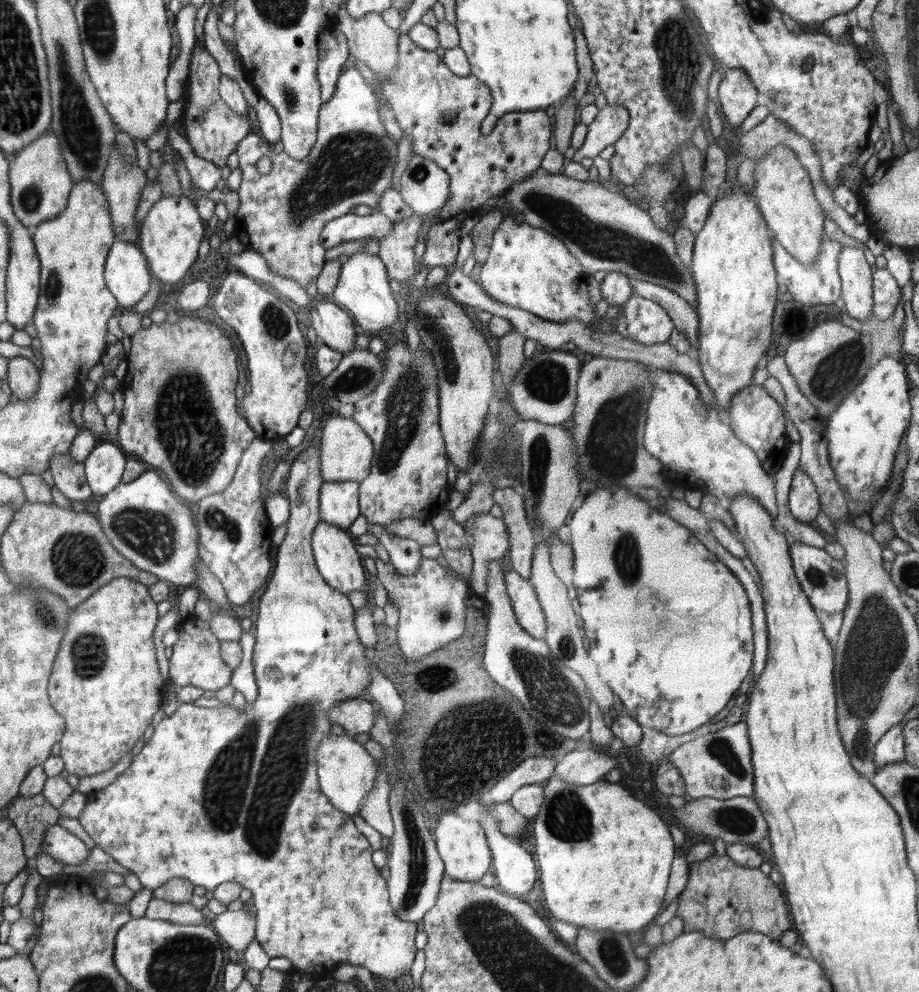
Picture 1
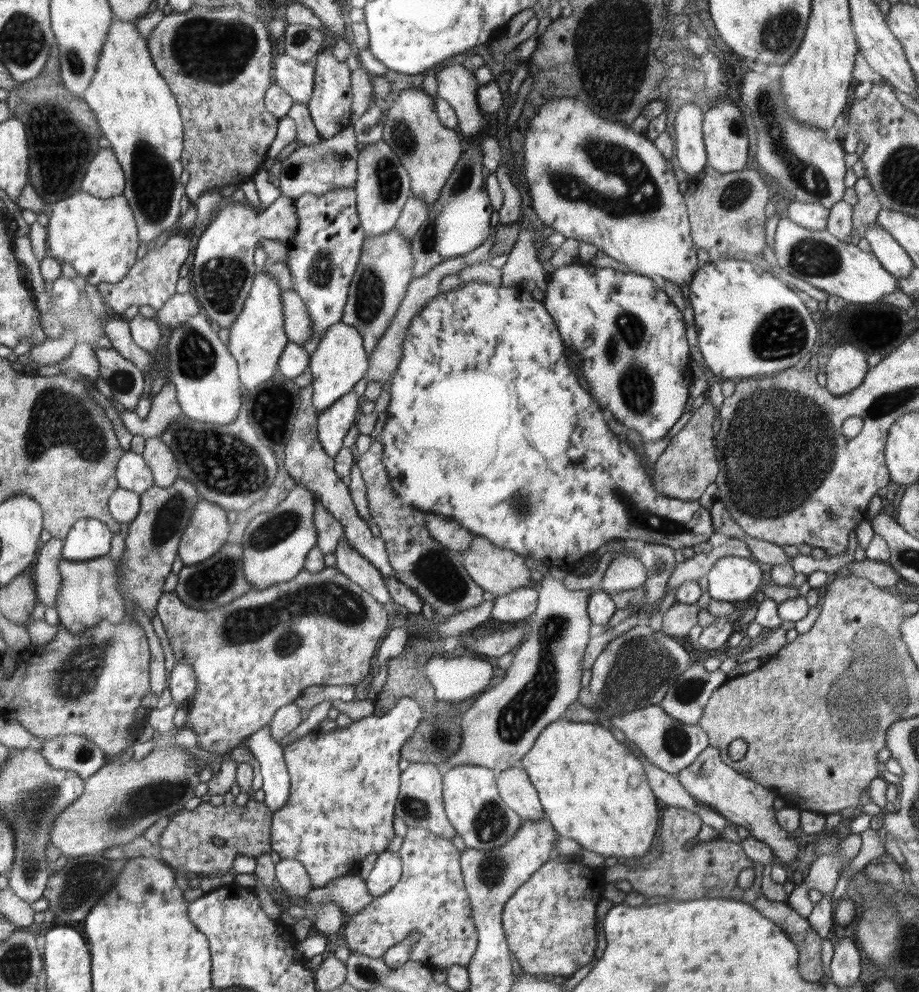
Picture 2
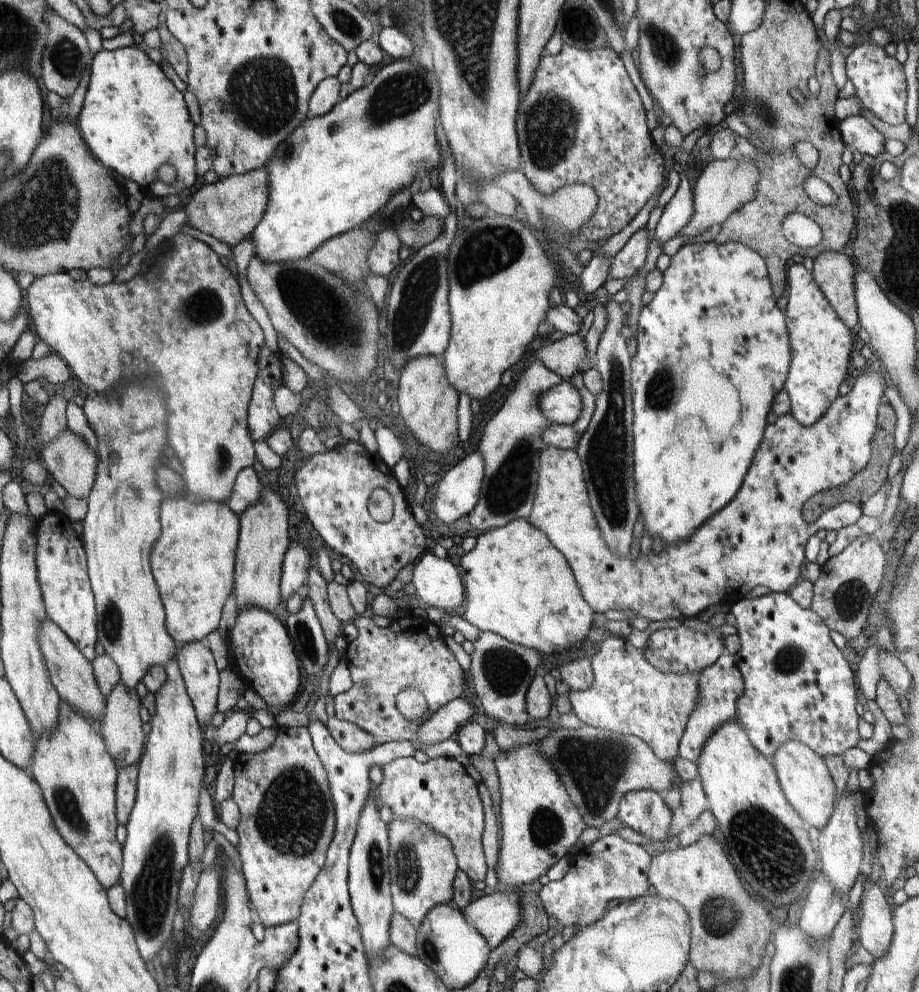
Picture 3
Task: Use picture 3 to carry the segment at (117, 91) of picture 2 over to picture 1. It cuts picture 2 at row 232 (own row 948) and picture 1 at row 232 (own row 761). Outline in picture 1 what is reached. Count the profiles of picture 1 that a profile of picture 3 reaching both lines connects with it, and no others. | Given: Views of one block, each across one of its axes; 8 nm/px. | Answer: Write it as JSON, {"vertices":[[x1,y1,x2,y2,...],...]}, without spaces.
{"vertices":[[183,195,164,196,154,203,140,222,137,245,144,253,148,268,161,283,180,284,198,259,198,248,208,233,206,223,200,217,197,206]]}

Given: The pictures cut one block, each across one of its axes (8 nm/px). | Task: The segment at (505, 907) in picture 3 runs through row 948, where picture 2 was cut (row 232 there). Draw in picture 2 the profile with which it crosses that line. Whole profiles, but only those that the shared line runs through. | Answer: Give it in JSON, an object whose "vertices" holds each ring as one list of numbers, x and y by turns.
{"vertices":[[495,229,491,231,491,234,489,234,489,237,485,240,485,243,481,244,476,250,473,250,464,256,457,256,448,261,444,261,442,264,432,267,427,273,424,273,424,276,419,276,418,278,414,277,411,280,411,283,407,288,407,293,400,304,400,308,398,308,398,311,396,312,396,316,392,318,392,322,390,322,390,326,388,326,388,329,384,332,384,336,380,337,380,341,369,354,369,368,365,375,366,380,384,383,386,380,391,380,395,376,395,371,398,370,398,364,400,364,400,358,402,358,402,344,404,344,404,338,406,338,408,328,410,328,410,324,412,324,412,318,414,318,420,310,423,310,428,304,428,301,434,300,434,298,439,295,440,281,444,276,448,276,449,274,457,275,468,265,488,261,490,259,489,252,494,239]]}

